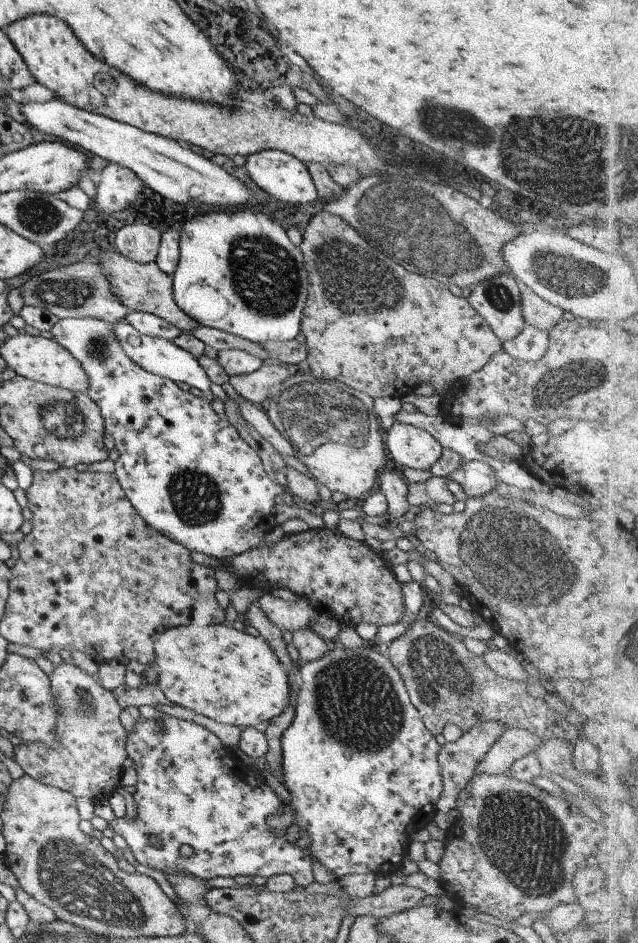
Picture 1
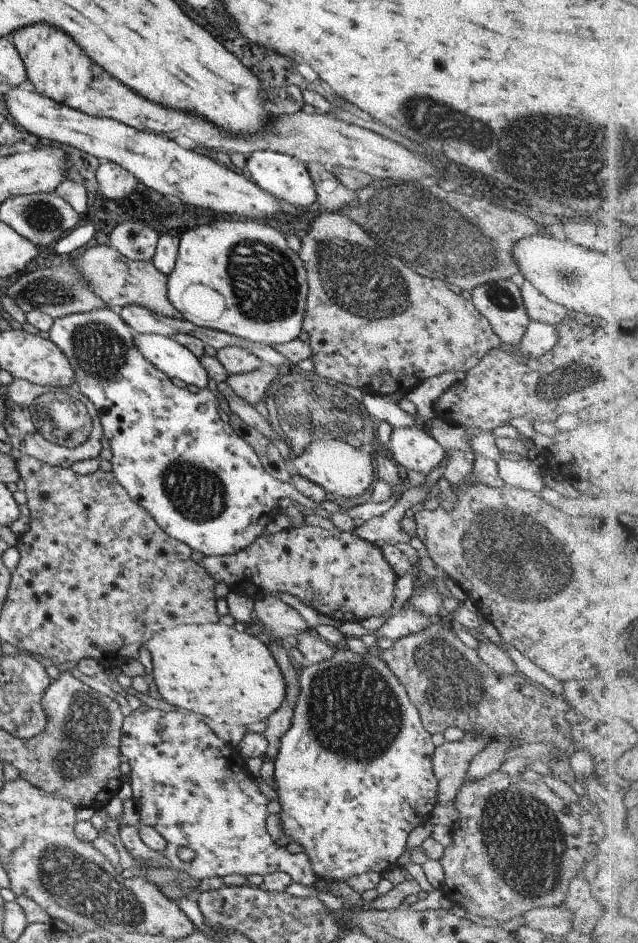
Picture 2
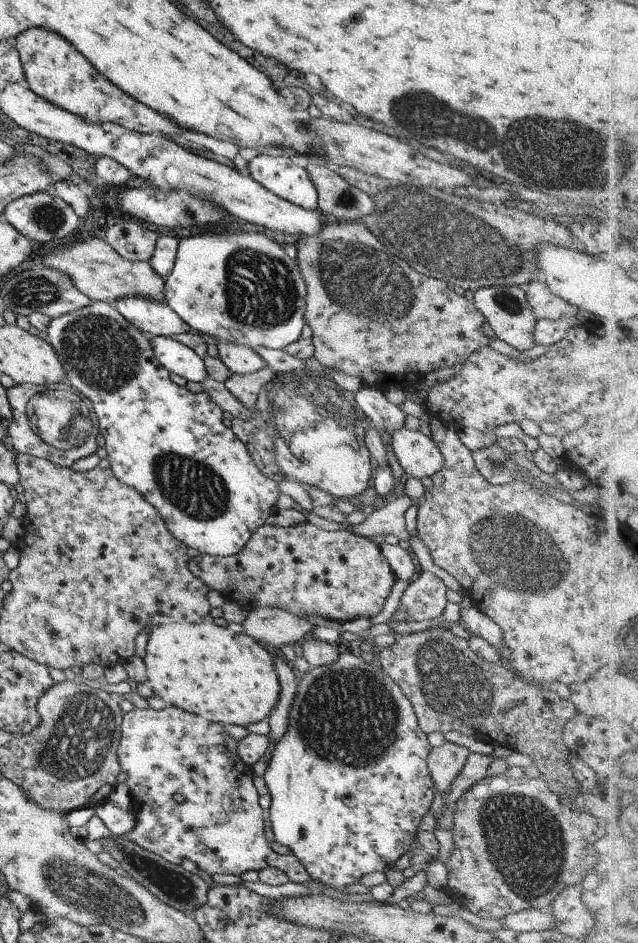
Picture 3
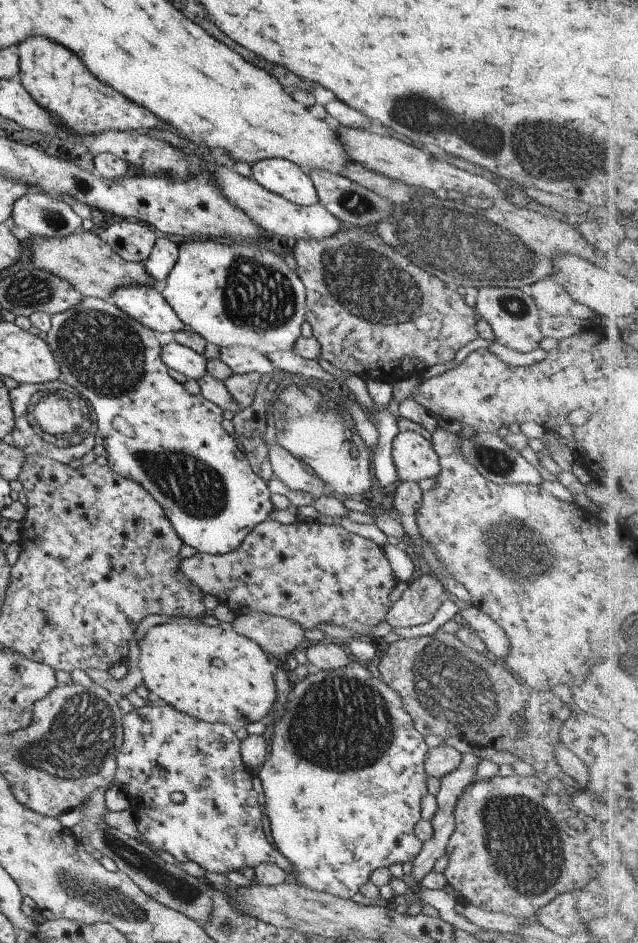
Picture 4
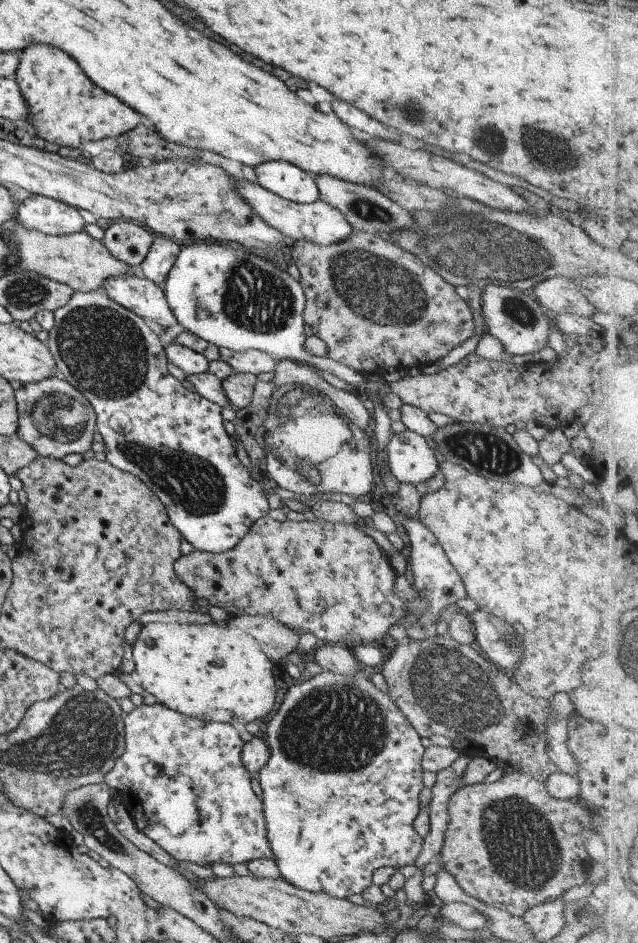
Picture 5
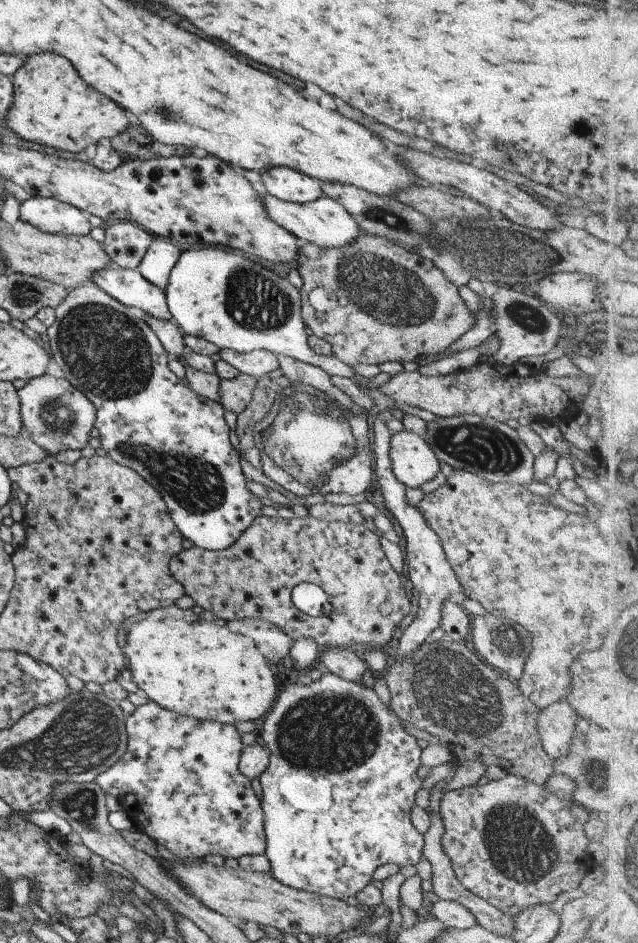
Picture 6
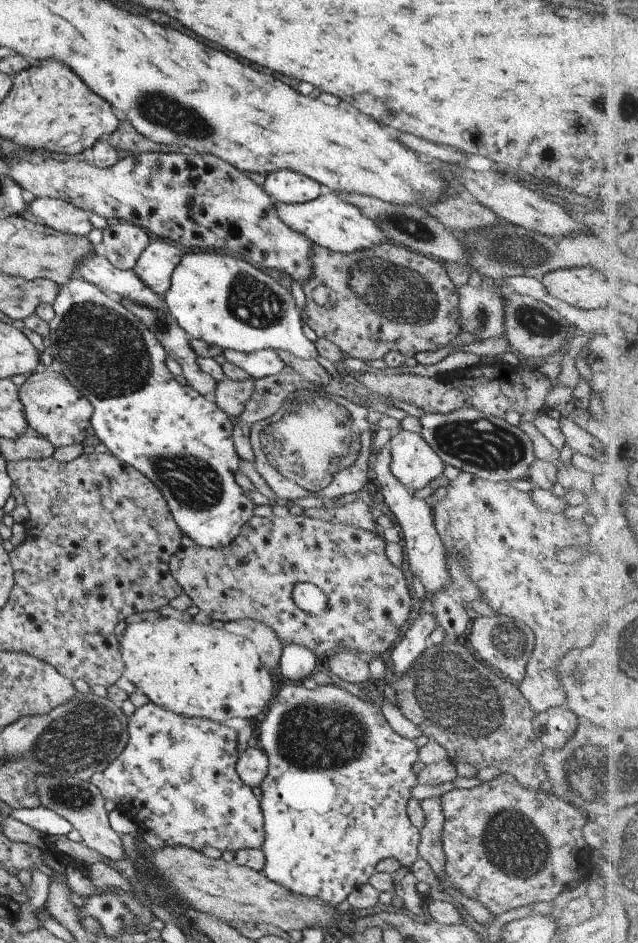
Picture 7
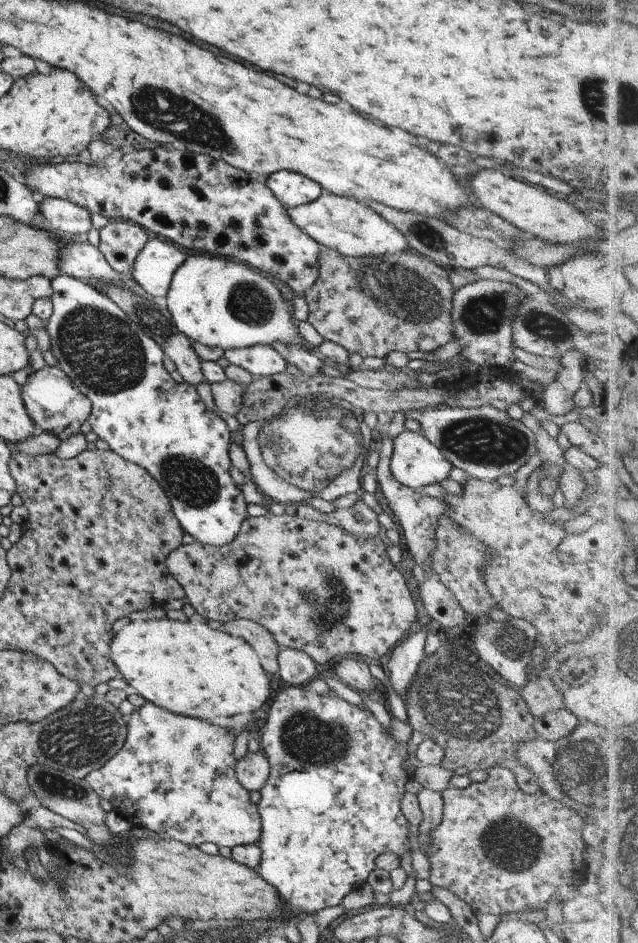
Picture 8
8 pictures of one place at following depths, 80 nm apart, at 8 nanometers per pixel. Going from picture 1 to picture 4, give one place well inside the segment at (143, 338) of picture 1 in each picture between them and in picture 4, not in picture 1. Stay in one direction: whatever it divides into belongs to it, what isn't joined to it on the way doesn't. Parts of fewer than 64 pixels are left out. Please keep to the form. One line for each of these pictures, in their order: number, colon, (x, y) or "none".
2: (169, 357)
3: (176, 358)
4: (182, 359)

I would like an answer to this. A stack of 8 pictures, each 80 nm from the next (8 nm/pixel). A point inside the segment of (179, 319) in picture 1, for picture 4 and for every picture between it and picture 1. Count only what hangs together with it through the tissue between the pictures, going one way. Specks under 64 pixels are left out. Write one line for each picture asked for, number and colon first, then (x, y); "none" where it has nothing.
2: (116, 281)
3: (99, 273)
4: (86, 262)

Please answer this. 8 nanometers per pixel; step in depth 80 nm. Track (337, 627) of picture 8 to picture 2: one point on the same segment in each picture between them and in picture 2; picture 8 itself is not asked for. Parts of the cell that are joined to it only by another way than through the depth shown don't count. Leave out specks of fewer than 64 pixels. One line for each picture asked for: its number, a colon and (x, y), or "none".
2: (339, 575)
3: (301, 569)
4: (310, 573)
5: (261, 575)
6: (253, 577)
7: (252, 578)

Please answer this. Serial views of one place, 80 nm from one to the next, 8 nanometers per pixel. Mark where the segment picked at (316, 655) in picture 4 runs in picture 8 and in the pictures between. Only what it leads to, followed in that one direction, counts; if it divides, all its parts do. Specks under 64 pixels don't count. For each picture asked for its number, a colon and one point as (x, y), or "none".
5: (331, 658)
6: (345, 663)
7: (345, 665)
8: (353, 673)

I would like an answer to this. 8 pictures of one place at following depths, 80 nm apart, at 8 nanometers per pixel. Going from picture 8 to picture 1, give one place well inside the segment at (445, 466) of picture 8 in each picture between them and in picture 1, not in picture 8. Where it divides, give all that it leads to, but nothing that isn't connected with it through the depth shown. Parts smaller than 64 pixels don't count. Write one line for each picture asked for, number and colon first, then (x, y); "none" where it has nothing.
1: (406, 446)
2: (415, 450)
3: (417, 455)
4: (414, 458)
5: (410, 461)
6: (413, 463)
7: (413, 463)

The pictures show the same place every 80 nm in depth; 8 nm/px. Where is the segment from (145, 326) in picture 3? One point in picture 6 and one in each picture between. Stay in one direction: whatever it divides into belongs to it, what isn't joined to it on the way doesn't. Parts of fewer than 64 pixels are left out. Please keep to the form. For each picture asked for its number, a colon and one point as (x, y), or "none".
4: (145, 305)
5: (143, 297)
6: (126, 286)

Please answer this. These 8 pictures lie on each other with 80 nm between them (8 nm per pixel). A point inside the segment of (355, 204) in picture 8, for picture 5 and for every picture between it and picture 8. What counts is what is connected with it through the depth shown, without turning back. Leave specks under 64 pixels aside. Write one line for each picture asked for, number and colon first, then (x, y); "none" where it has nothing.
5: (317, 222)
6: (323, 222)
7: (326, 221)

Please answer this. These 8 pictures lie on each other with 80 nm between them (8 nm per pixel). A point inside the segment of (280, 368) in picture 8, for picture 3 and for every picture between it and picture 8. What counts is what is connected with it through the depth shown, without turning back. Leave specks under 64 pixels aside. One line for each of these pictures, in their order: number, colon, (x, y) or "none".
3: (238, 359)
4: (240, 360)
5: (253, 361)
6: (257, 363)
7: (261, 363)

